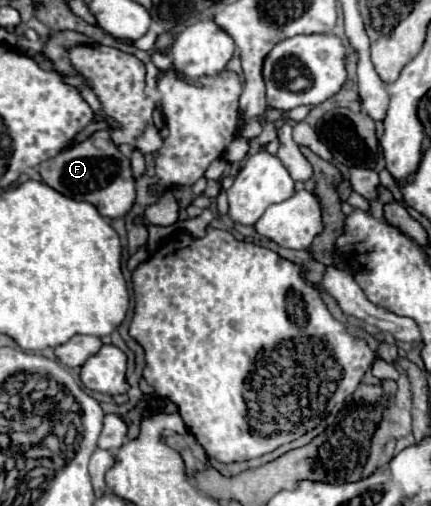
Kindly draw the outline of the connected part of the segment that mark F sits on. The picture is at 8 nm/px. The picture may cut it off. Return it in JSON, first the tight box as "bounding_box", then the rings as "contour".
{"bounding_box":[39,141,135,219],"contour":[[[91,141],[79,143],[71,149],[63,149],[51,161],[43,161],[43,165],[39,165],[39,173],[43,183],[53,187],[61,195],[77,201],[87,201],[95,205],[103,217],[109,219],[123,217],[135,201],[135,179],[131,173],[131,161],[115,145],[97,149]]]}

